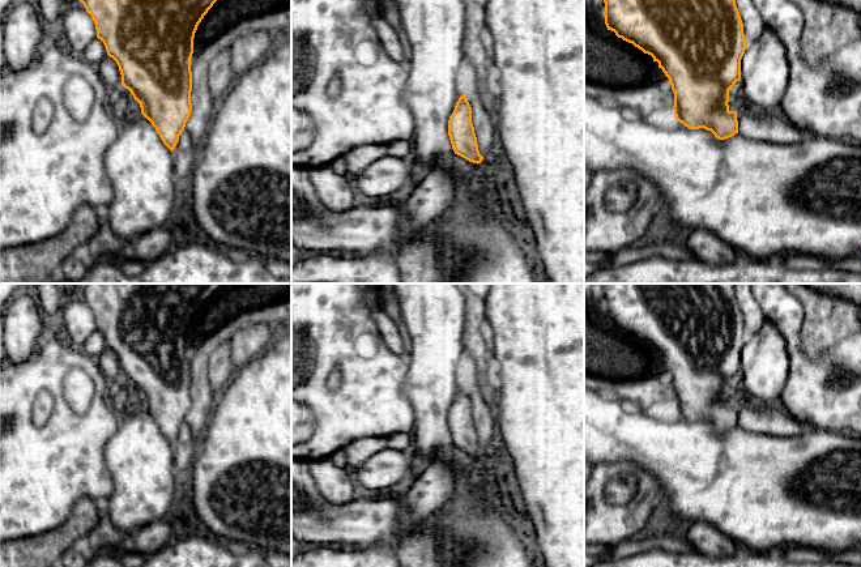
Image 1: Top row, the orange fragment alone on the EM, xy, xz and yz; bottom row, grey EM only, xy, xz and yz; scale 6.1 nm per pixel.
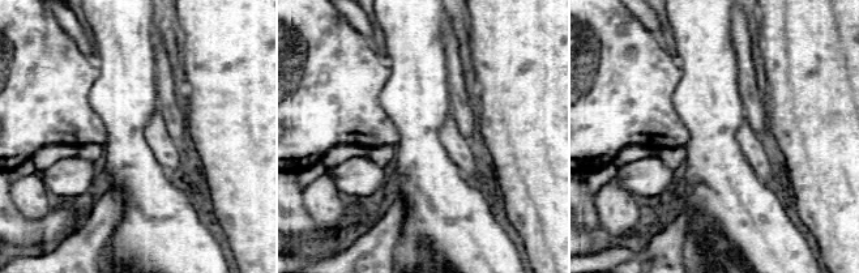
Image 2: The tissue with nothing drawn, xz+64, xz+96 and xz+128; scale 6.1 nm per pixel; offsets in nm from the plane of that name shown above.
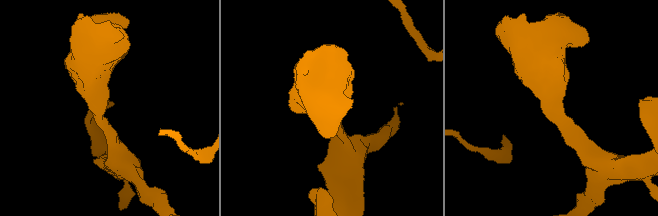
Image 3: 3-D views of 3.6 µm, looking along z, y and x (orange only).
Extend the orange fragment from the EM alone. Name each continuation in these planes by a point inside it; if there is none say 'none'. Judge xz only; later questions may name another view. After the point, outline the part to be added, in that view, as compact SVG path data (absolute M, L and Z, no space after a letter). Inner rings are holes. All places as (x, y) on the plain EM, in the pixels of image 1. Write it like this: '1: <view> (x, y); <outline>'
none

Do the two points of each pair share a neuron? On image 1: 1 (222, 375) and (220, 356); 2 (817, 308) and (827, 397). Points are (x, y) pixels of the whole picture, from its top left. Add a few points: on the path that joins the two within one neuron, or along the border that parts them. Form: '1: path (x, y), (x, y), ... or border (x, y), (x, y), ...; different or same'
1: path (220, 370), (220, 361); same
2: border (844, 337), (818, 361), (812, 361), (804, 353); different

